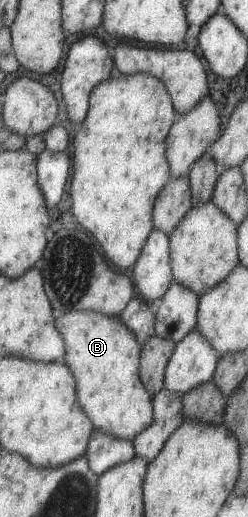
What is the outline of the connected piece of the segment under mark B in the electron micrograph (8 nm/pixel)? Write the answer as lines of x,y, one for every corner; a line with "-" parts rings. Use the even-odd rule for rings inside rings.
97,311
56,315
56,329
65,341
64,363
76,377
77,398
96,430
134,439
153,422
153,396
140,377
142,345
120,317

